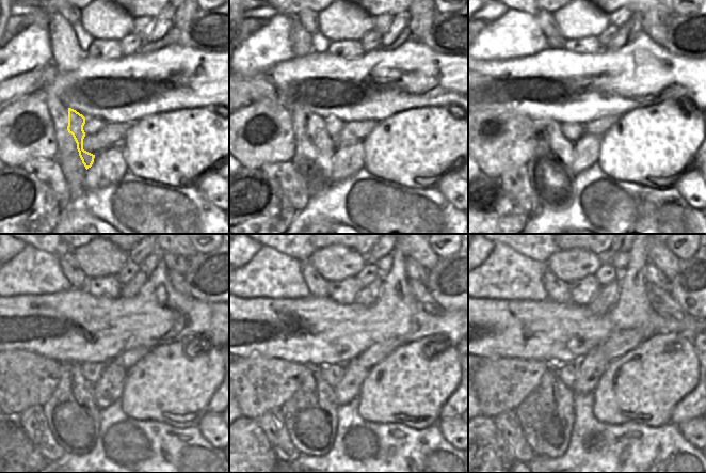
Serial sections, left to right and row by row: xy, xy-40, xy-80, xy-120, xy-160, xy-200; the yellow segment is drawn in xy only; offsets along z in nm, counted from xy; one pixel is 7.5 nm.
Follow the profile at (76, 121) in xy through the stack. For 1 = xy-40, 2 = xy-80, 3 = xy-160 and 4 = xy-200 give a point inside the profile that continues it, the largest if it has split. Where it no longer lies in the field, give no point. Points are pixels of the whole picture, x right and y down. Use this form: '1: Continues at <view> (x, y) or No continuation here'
1: Continues at xy-40 (324, 147)
2: Continues at xy-80 (563, 148)
3: Continues at xy-160 (325, 399)
4: Continues at xy-200 (563, 408).

